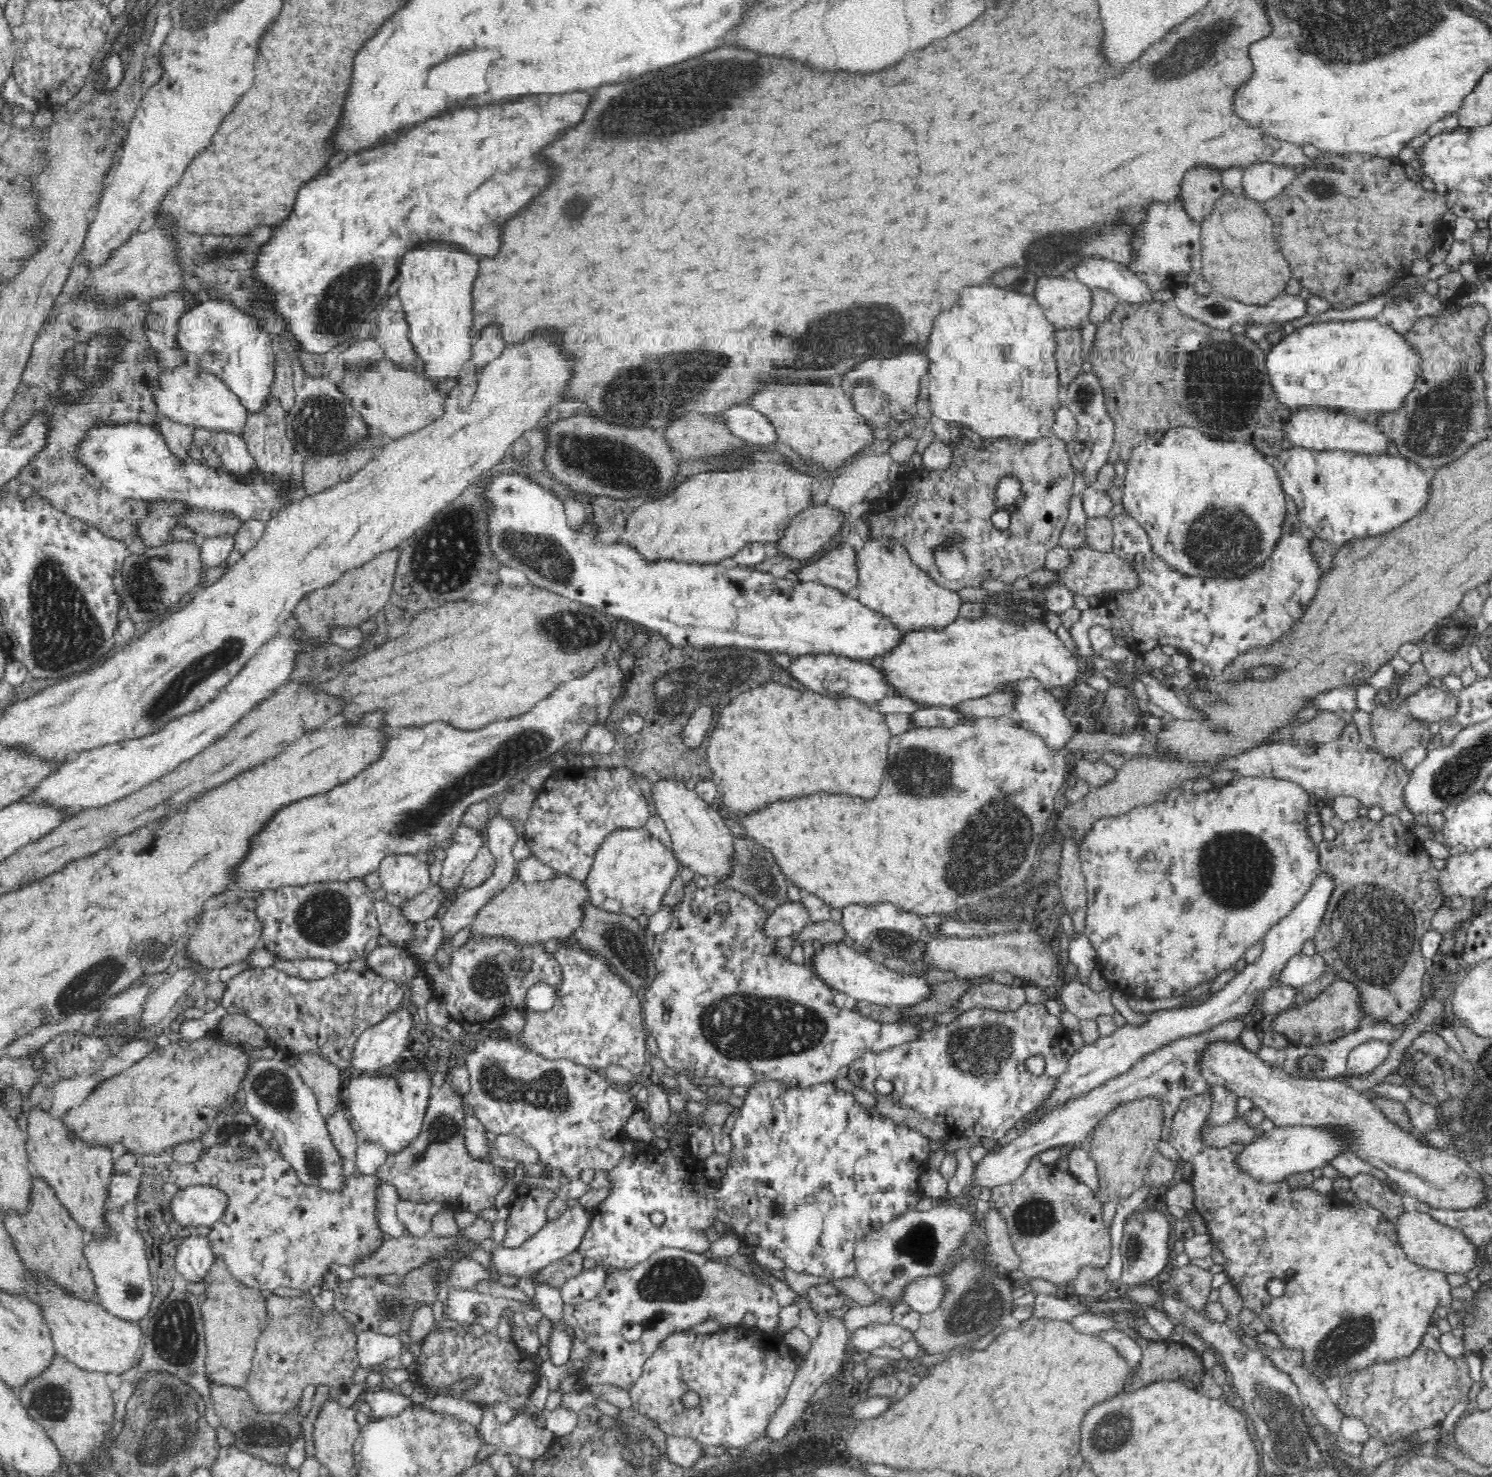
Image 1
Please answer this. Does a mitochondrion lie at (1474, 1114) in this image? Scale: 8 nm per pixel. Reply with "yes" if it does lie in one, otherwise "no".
yes

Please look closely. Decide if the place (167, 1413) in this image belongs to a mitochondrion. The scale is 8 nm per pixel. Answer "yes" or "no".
yes

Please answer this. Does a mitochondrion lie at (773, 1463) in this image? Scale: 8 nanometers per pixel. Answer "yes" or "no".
no

